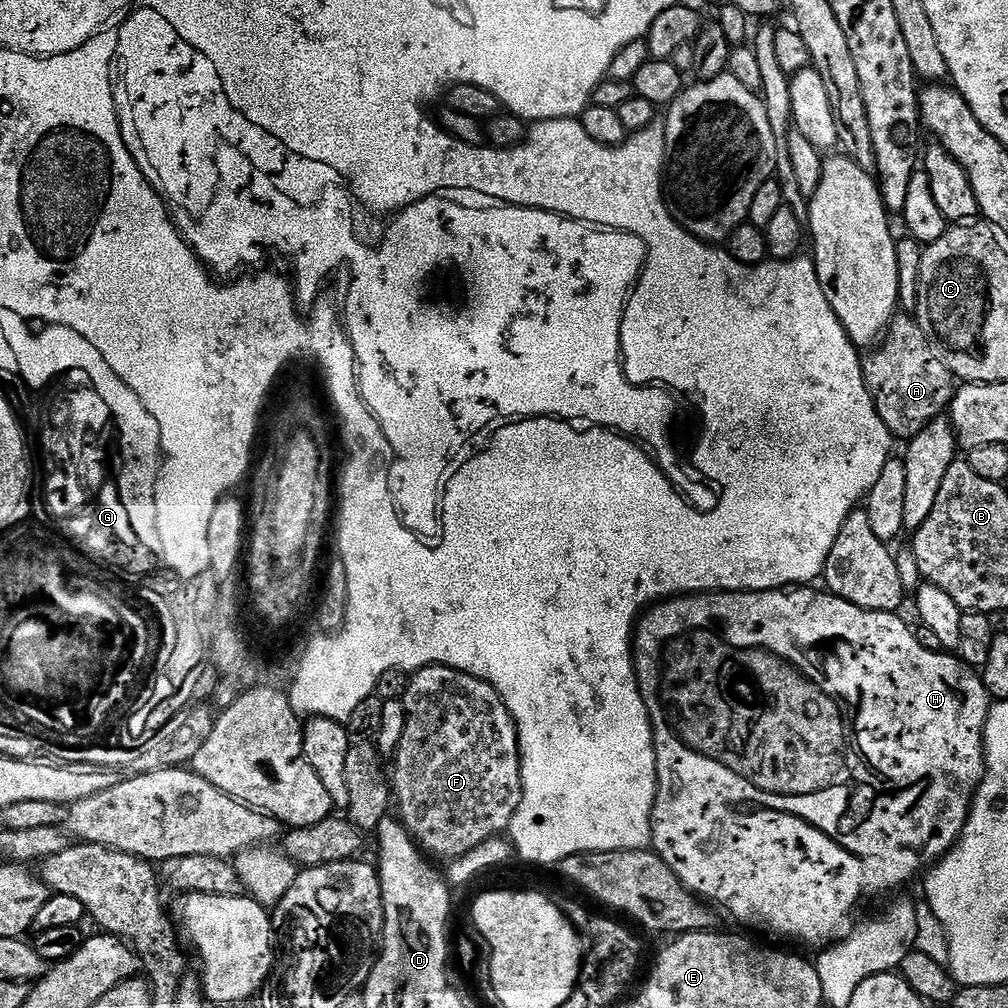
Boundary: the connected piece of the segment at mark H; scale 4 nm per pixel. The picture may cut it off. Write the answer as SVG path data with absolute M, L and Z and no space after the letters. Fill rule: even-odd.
M796 586L791 590L773 590L771 592L705 592L661 600L651 605L639 617L634 631L632 655L636 662L634 683L640 688L640 699L646 702L646 710L652 723L652 737L656 743L656 805L652 815L651 842L651 847L656 855L663 858L666 866L670 866L670 870L674 870L681 886L688 892L717 909L725 908L734 919L740 920L743 918L744 908L769 908L772 911L773 918L776 919L768 924L770 935L781 936L784 940L797 940L800 944L831 946L837 943L845 934L852 931L854 927L852 915L855 914L856 907L859 906L860 899L863 896L884 896L887 892L892 892L895 888L910 883L916 875L919 877L925 869L935 864L960 841L960 835L966 826L968 815L972 809L972 797L975 796L980 780L984 777L984 727L988 717L990 697L984 688L983 679L978 675L977 669L969 668L960 659L959 655L923 649L921 643L918 642L915 631L910 626L908 629L907 622L902 618L903 615L894 612L868 612L864 608L846 602L841 596L832 595L827 590L815 592L814 589L815 587L812 586ZM747 800L752 804L761 804L764 808L773 808L776 812L785 812L788 816L779 816L776 812L756 812L753 816L747 816L744 812L735 812L732 809L732 804L744 804ZM819 831L825 832L834 843L841 844L846 851L853 852L856 856L851 856L848 852L840 852L837 856L827 856L824 853L824 836ZM780 840L784 843L785 850L792 852L792 856L796 860L780 860Z

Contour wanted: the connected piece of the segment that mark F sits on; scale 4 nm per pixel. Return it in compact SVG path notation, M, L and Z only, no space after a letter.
M433 666L422 668L415 673L416 676L408 684L408 689L402 693L404 702L404 729L402 738L398 742L394 759L396 759L396 772L391 773L390 787L394 793L394 808L398 813L398 819L408 830L409 836L416 841L417 845L429 857L441 856L444 862L459 859L460 856L469 854L475 847L481 846L487 840L499 837L507 833L512 826L512 819L522 802L522 774L520 773L520 737L518 735L518 724L508 712L508 708L502 702L502 698L492 689L489 684L474 678L465 672L459 672L453 668L441 668Z

